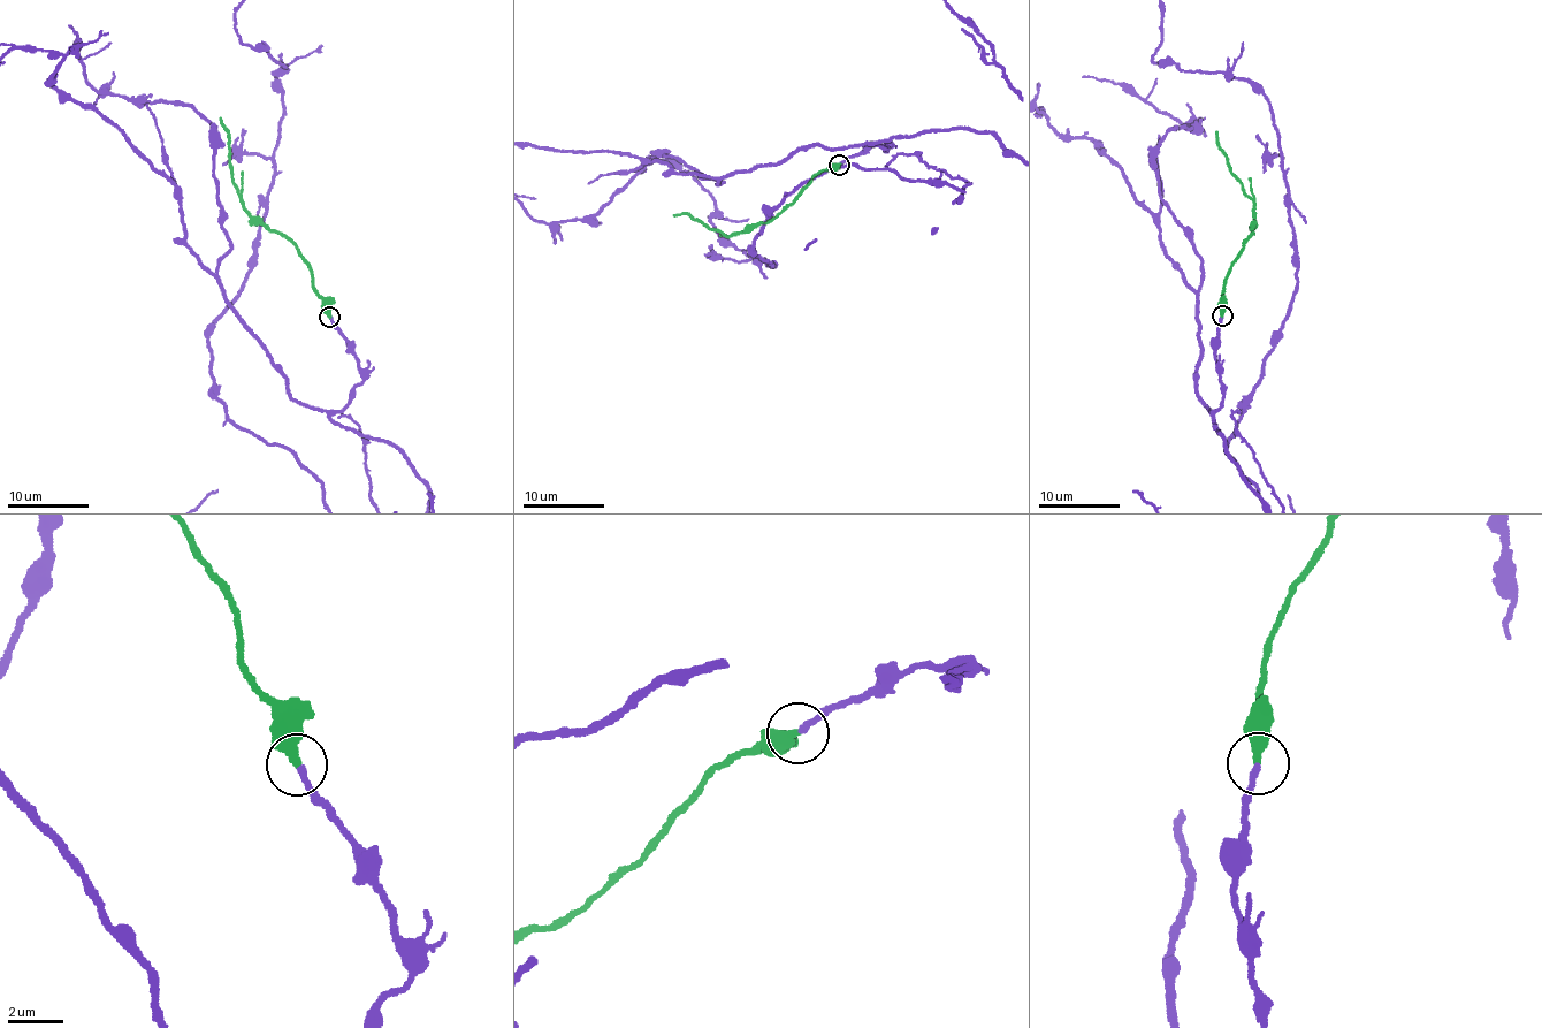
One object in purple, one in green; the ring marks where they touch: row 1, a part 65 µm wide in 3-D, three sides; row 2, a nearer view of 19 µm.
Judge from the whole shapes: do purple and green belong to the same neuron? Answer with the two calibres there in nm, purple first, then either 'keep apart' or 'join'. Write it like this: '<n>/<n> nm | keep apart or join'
220/400 nm | join

